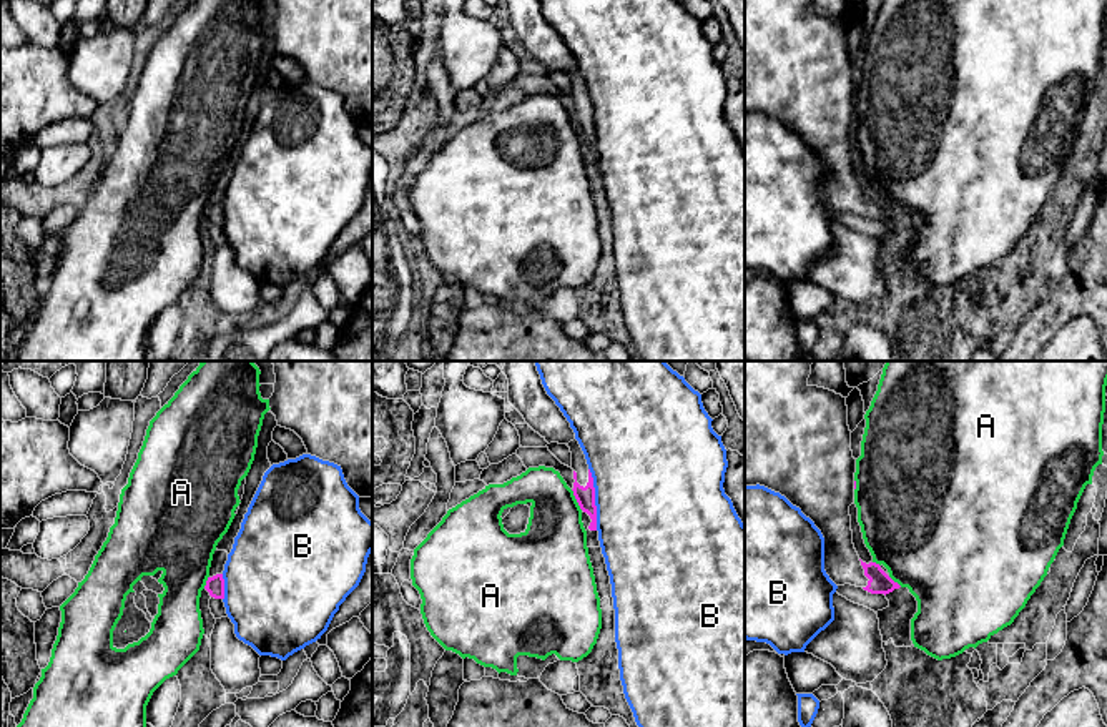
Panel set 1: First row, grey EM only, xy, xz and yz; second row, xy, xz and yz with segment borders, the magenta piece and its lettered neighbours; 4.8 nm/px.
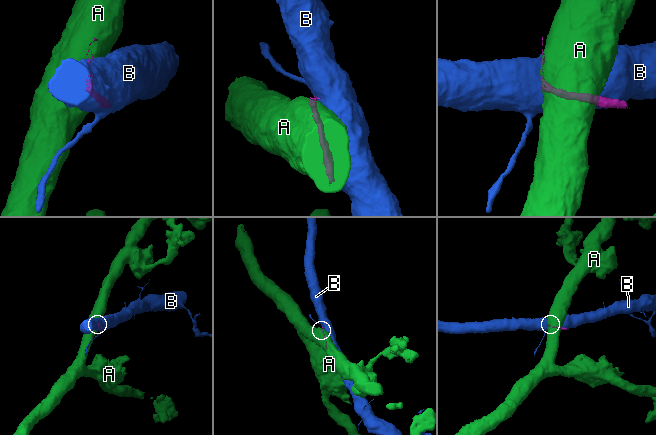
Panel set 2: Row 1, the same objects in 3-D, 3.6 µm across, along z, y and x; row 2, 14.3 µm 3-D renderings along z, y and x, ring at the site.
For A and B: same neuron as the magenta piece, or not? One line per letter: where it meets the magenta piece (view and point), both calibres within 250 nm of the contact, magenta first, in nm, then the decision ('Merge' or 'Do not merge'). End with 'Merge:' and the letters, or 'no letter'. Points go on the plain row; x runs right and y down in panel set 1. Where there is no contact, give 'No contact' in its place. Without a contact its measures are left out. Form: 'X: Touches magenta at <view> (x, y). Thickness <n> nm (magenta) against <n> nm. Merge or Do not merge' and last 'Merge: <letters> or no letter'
A: Touches magenta at xz (575, 125). Thickness 100 nm (magenta) against 320 nm. Do not merge
B: Touches magenta at xz (594, 127). Thickness 100 nm (magenta) against 500 nm. Do not merge
Merge: no letter

